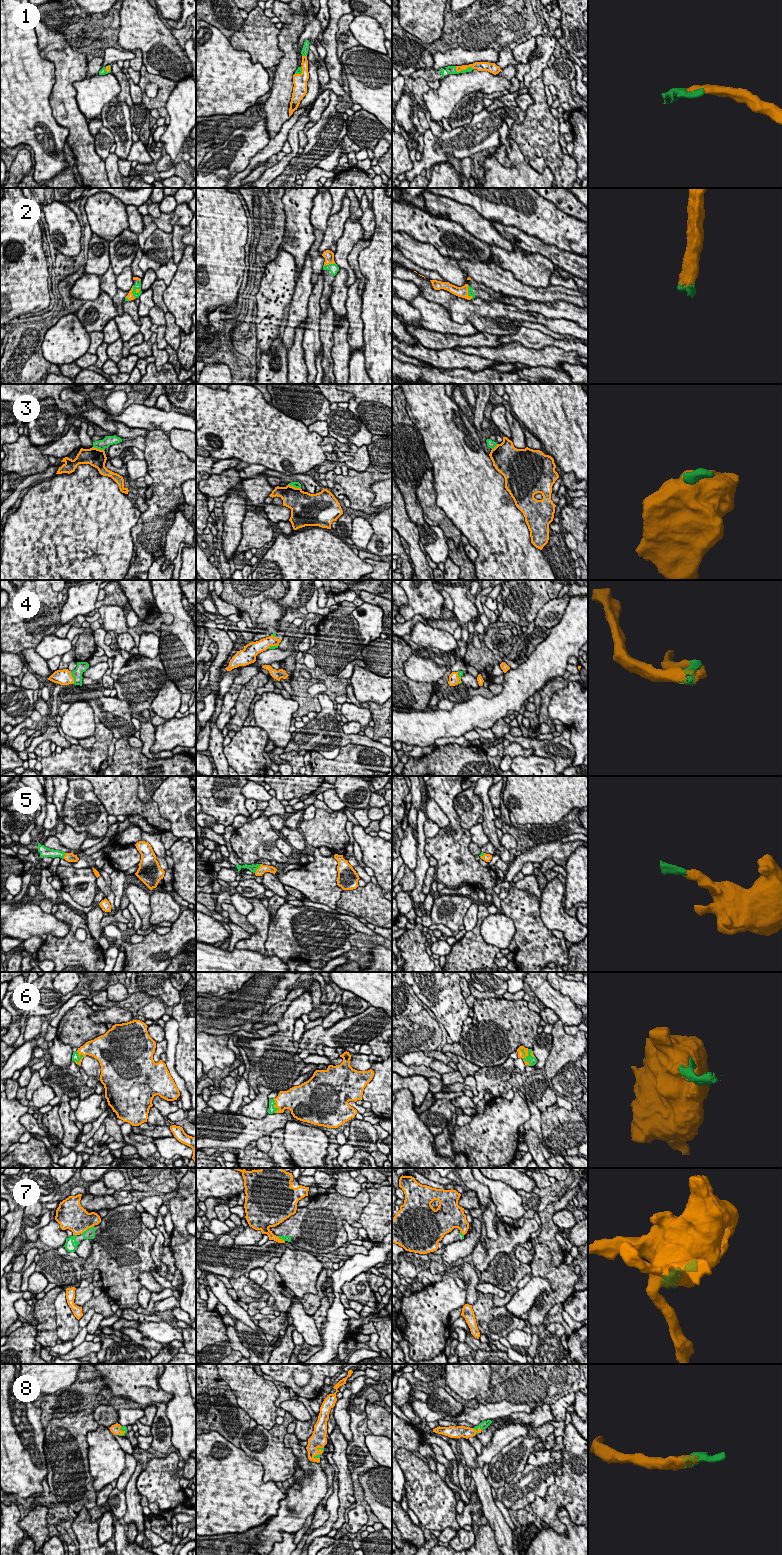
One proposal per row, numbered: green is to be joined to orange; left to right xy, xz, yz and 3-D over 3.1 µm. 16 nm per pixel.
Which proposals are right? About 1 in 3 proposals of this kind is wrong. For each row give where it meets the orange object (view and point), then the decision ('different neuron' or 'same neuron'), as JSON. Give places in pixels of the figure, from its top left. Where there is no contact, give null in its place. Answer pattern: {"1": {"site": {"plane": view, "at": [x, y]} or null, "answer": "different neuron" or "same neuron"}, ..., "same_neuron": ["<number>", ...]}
{"1": {"site": {"plane": "yz", "at": [463, 69]}, "answer": "same neuron"}, "2": {"site": {"plane": "yz", "at": [467, 292]}, "answer": "same neuron"}, "3": {"site": {"plane": "xy", "at": [98, 449]}, "answer": "different neuron"}, "4": {"site": {"plane": "xy", "at": [73, 678]}, "answer": "same neuron"}, "5": {"site": {"plane": "xz", "at": [258, 868]}, "answer": "same neuron"}, "6": {"site": {"plane": "yz", "at": [523, 1057]}, "answer": "same neuron"}, "7": {"site": {"plane": "xy", "at": [87, 1228]}, "answer": "different neuron"}, "8": {"site": {"plane": "yz", "at": [478, 1430]}, "answer": "same neuron"}, "same_neuron": ["1", "2", "4", "5", "6", "8"]}

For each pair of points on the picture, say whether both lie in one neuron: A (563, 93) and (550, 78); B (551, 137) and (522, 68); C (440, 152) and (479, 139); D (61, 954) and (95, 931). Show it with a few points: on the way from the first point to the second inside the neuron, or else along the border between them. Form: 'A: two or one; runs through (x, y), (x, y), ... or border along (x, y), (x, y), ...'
A: one; runs through (563, 89), (554, 80)
B: two; border along (528, 61), (529, 70), (524, 75), (523, 81)
C: one; runs through (450, 142), (463, 142), (469, 139)
D: two; border along (85, 920), (91, 937), (98, 943)

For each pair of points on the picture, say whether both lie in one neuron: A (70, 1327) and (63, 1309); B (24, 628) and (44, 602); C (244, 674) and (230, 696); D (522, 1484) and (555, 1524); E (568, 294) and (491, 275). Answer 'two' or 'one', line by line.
A: one
B: one
C: one
D: two
E: one

